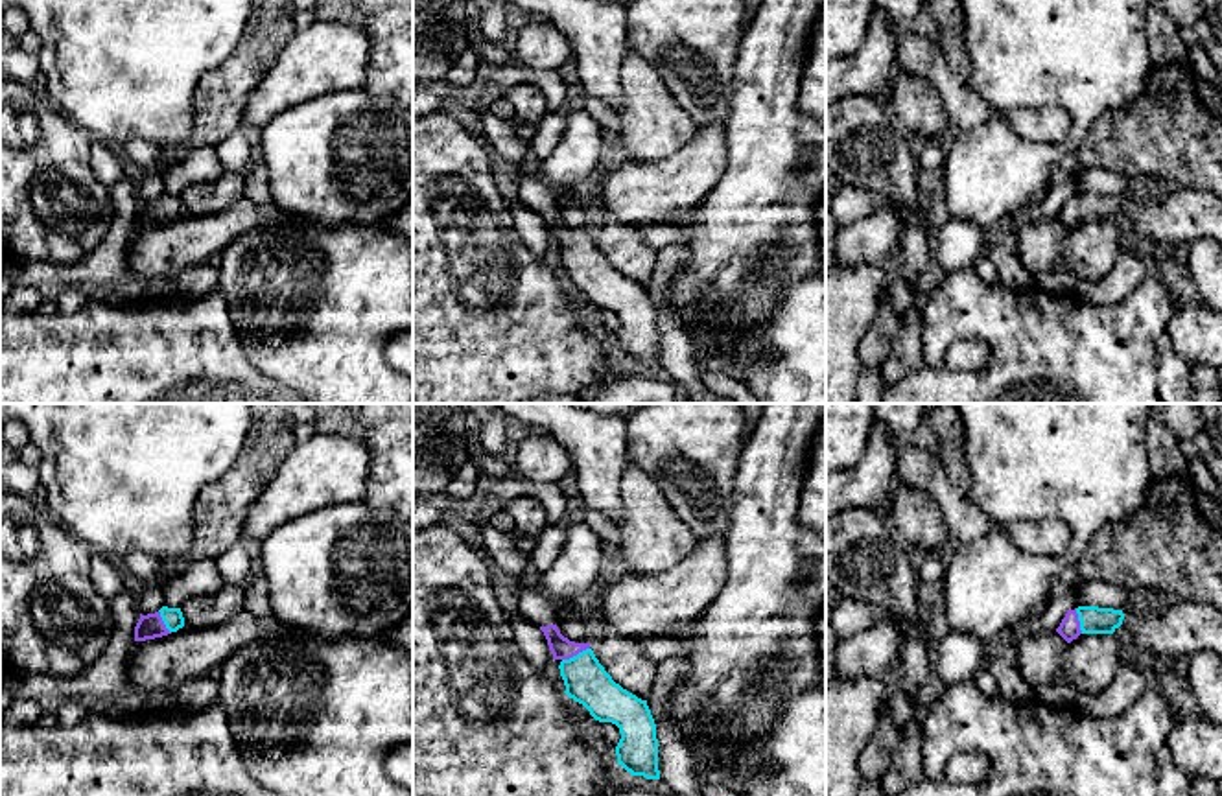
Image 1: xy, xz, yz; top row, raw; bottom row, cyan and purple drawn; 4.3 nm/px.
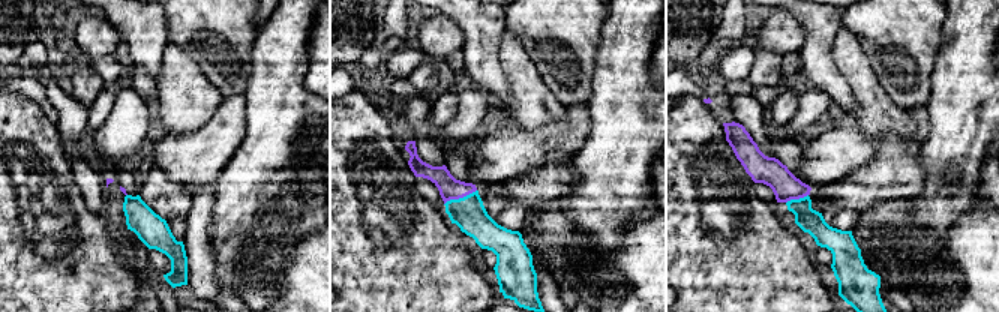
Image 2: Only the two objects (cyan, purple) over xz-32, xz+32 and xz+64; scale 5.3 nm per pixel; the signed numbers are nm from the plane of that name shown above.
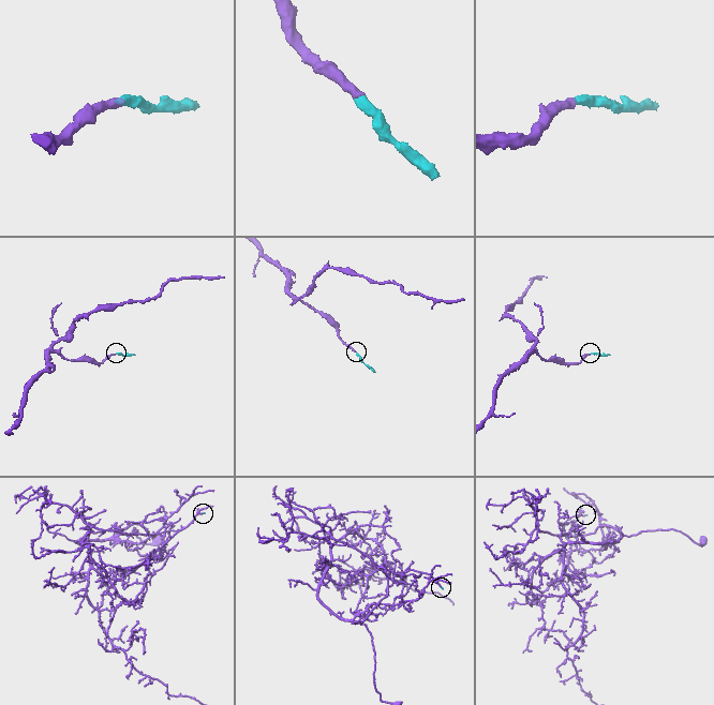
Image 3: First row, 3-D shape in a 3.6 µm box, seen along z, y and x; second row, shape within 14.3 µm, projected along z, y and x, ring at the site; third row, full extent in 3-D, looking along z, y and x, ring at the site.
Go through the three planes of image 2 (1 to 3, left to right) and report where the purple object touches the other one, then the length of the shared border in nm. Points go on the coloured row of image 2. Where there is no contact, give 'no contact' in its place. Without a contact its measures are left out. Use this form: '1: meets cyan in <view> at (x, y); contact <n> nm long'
1: no contact
2: meets cyan in xz+32 at (459, 198); contact 190 nm long
3: meets cyan in xz+64 at (797, 200); contact 130 nm long

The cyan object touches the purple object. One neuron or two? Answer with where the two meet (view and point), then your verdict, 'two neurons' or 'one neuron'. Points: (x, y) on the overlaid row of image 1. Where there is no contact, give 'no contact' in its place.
xz (577, 655) | one neuron

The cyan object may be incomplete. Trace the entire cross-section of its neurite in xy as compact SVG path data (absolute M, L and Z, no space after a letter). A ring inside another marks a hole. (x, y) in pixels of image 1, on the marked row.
M162 606L155 614L142 615L135 626L135 641L146 641L168 636L171 632L177 632L184 626L184 617L181 608L168 608Z

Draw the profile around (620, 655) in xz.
M605 630L595 634L590 649L616 684L636 696L649 695L658 663L641 652L636 638Z

